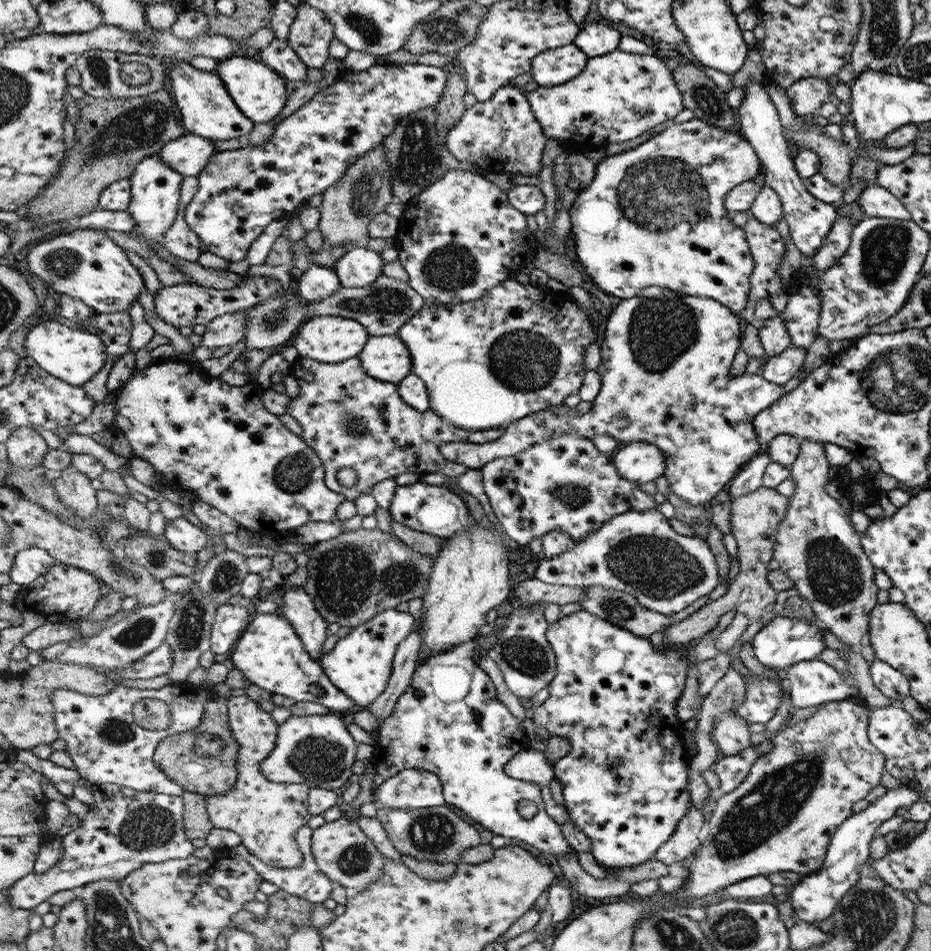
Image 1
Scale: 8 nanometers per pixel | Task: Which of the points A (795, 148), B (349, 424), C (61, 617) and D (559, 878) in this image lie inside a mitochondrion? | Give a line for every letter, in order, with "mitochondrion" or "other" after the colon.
A: other
B: mitochondrion
C: other
D: other

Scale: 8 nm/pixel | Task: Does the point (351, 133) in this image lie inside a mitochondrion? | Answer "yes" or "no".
no

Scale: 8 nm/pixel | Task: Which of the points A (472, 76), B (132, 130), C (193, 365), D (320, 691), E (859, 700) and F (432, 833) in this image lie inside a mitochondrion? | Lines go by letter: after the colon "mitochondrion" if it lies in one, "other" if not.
A: other
B: mitochondrion
C: other
D: other
E: other
F: mitochondrion

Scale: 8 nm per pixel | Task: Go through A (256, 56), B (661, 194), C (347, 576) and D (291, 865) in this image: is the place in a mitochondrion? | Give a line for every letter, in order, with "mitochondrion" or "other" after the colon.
A: other
B: mitochondrion
C: mitochondrion
D: other

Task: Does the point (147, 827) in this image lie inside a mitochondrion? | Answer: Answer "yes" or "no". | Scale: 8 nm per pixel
yes

